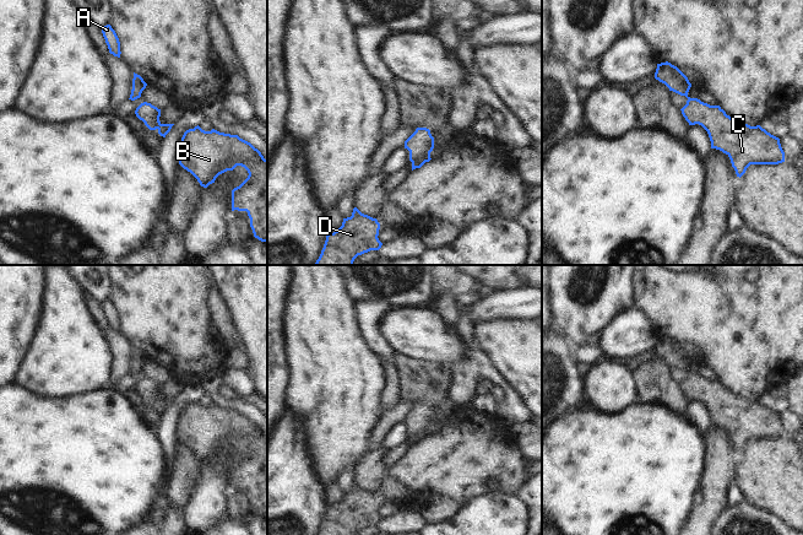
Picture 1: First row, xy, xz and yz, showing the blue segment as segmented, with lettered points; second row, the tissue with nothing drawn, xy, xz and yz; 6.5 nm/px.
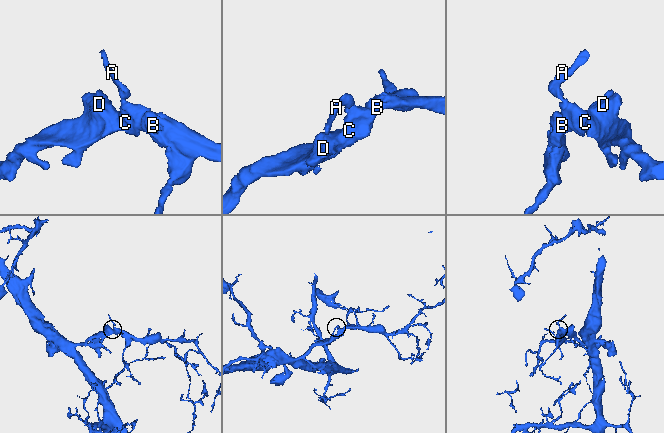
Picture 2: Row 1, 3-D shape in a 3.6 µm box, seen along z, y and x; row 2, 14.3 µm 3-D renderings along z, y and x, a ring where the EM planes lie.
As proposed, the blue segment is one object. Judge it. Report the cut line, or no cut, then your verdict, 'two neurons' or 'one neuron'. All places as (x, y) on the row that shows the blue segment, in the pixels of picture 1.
cut none; one neuron

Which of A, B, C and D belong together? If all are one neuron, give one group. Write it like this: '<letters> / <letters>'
A B C D

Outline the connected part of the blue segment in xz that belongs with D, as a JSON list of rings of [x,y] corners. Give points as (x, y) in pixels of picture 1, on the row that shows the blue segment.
[[[354,207],[352,216],[343,218],[337,231],[327,233],[321,254],[314,265],[353,265],[358,255],[381,248],[379,229],[380,223],[376,218]]]

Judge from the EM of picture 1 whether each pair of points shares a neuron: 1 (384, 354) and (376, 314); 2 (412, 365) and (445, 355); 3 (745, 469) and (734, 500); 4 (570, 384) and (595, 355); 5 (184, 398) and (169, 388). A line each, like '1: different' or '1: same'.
1: same
2: different
3: different
4: different
5: different

